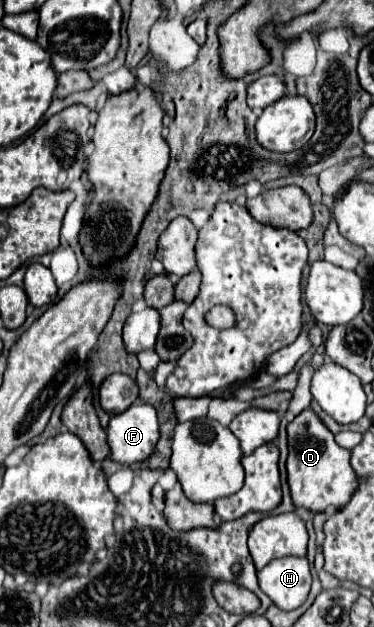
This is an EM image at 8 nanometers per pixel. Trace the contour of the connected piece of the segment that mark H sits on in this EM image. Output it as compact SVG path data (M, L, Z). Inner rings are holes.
M276 558L258 572L258 584L270 600L282 610L294 610L308 598L312 576L306 558Z

